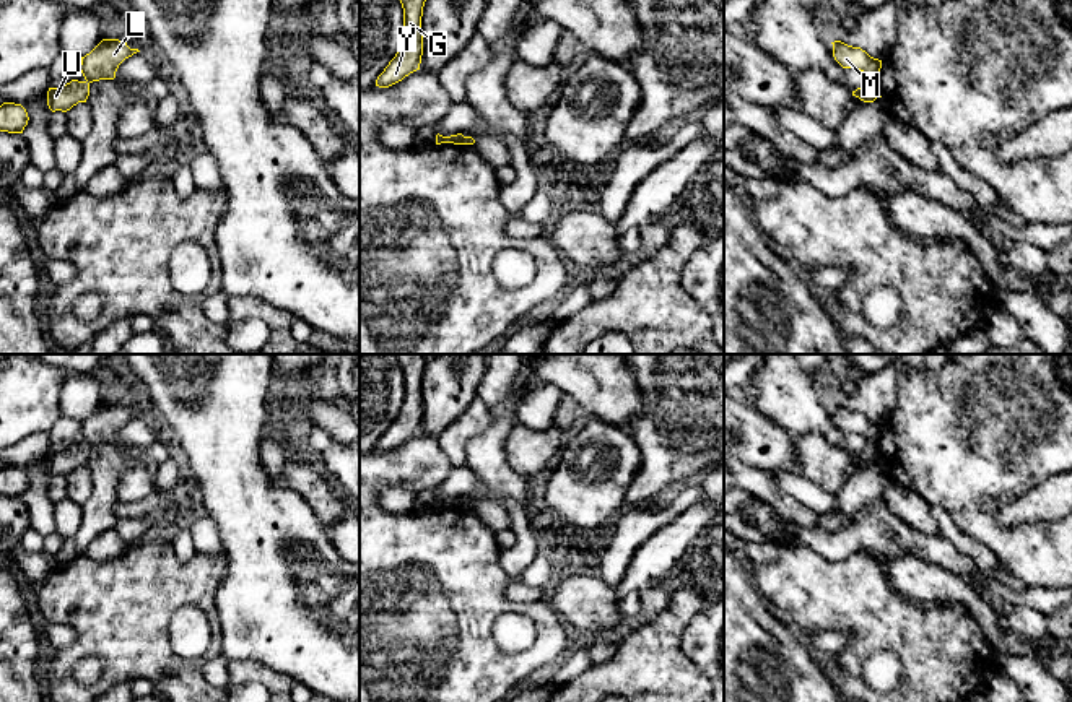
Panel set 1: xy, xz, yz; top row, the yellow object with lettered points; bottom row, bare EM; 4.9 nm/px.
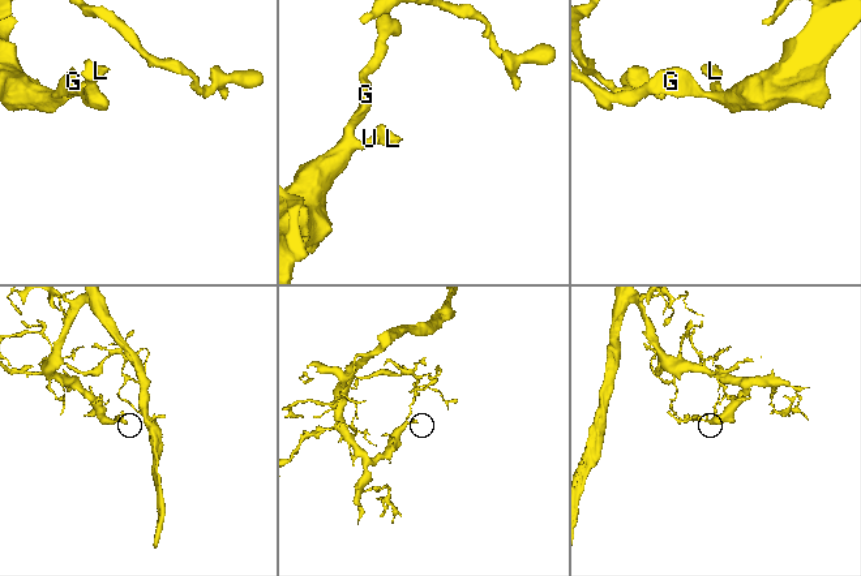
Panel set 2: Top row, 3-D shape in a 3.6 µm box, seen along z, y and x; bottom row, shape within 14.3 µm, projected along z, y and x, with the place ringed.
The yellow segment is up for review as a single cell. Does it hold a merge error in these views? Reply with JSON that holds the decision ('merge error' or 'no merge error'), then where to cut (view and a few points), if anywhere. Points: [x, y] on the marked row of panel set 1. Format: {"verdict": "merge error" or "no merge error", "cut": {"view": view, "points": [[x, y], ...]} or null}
{"verdict": "merge error", "cut": {"view": "yz", "points": [[871, 80], [875, 82]]}}

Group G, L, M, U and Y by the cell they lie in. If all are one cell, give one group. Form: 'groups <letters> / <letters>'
groups G U Y / L M

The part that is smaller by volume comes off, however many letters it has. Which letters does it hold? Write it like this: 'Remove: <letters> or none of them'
Remove: L, M

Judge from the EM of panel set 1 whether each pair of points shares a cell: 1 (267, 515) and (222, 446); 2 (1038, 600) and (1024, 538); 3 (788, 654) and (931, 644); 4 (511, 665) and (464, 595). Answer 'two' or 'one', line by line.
1: one
2: two
3: two
4: one

